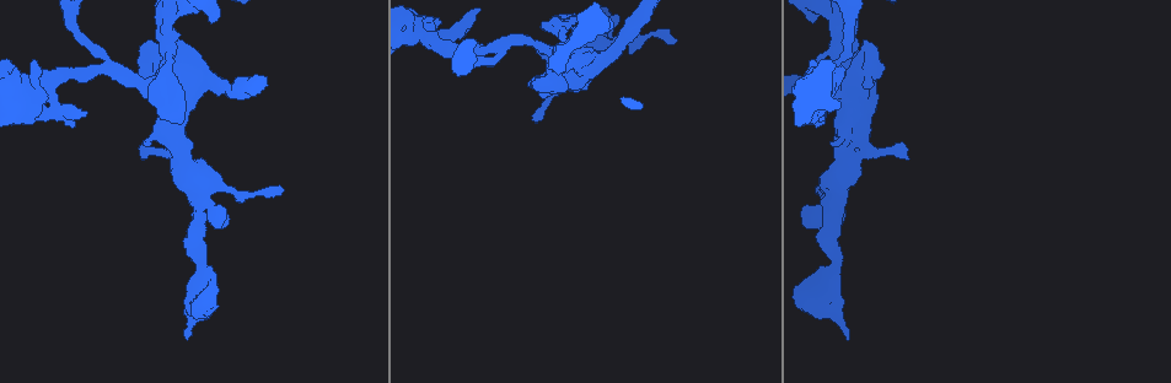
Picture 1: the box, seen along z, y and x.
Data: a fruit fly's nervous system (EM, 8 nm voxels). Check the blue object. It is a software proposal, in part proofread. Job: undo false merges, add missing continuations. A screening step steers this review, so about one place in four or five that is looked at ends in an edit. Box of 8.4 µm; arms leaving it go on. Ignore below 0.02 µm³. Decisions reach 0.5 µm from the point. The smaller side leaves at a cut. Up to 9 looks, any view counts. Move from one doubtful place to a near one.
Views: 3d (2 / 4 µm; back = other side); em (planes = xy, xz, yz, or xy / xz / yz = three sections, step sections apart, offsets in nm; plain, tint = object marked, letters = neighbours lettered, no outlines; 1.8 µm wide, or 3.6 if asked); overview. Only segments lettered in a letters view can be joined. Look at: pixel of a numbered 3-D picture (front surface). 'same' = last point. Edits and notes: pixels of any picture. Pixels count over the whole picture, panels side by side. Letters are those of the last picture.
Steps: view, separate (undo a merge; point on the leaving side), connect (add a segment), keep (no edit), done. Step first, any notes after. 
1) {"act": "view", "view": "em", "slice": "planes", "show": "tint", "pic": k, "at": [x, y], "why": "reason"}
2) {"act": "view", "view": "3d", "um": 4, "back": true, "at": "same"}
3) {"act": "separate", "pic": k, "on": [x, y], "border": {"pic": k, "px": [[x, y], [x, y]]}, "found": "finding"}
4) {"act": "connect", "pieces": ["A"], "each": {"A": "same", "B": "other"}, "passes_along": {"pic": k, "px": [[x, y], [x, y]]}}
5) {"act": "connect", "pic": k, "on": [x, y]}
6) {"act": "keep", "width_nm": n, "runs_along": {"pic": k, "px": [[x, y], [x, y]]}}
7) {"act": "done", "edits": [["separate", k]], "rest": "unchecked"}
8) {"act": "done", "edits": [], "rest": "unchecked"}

{"act": "view", "view": "3d", "um": 2, "pic": 1, "at": [181, 131], "why": "thick turns thin"}

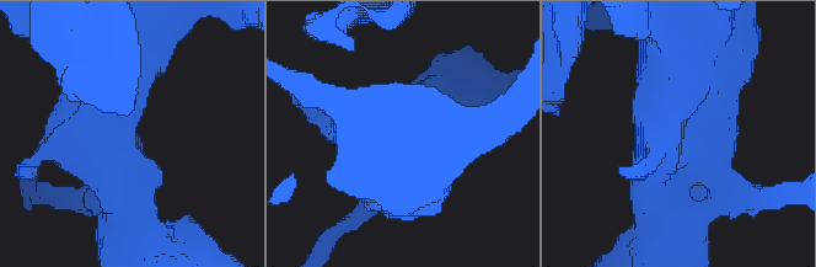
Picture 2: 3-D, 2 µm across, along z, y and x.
{"act": "view", "view": "em", "slice": "xz", "step": 8, "show": "tint", "pic": 2, "at": [121, 131], "arms": 3, "arm_widths_nm": [220, 240, 650], "why": "now the EM"}

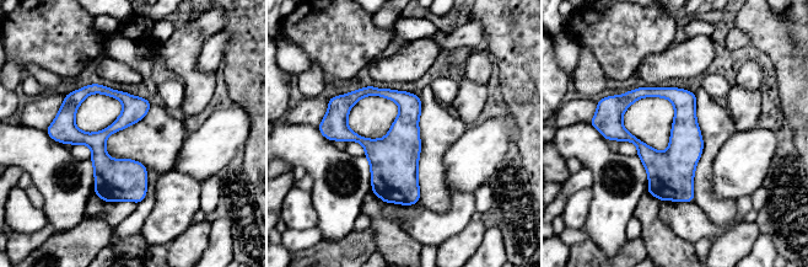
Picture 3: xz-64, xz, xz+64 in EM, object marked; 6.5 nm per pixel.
{"act": "view", "view": "em", "slice": "planes", "show": "letters", "at": "same"}

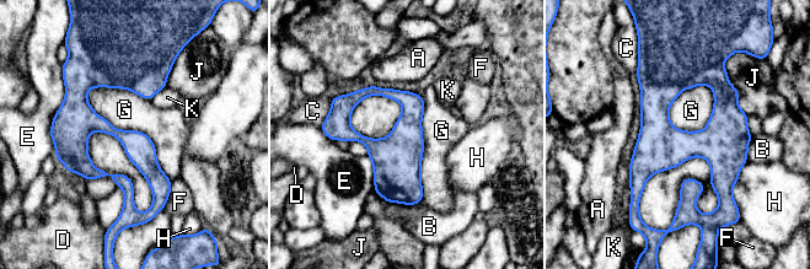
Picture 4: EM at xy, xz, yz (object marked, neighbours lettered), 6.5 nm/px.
{"act": "keep", "each": {"A": "other", "B": "other", "C": "other", "D": "other", "E": "other", "F": "other", "G": "other", "H": "other", "J": "other", "K": "other"}, "border": {"pic": 4, "px": [[708, 85], [671, 103], [672, 127]]}, "found": "all the same neuron"}

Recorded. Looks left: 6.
{"act": "view", "view": "3d", "um": 2, "pic": 1, "at": [829, 219], "why": "branch point"}

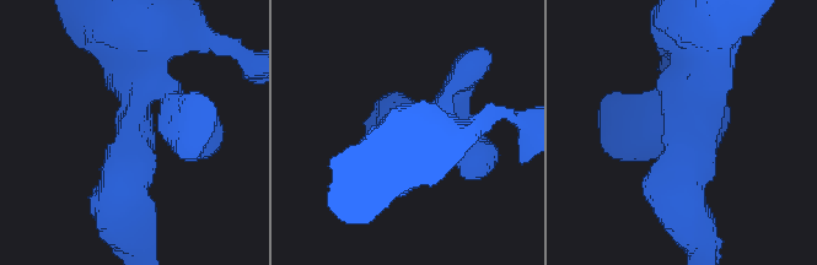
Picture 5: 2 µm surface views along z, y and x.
{"act": "view", "view": "em", "slice": "xz", "step": 16, "show": "tint", "pic": 5, "at": [687, 132], "why": "now the EM"}

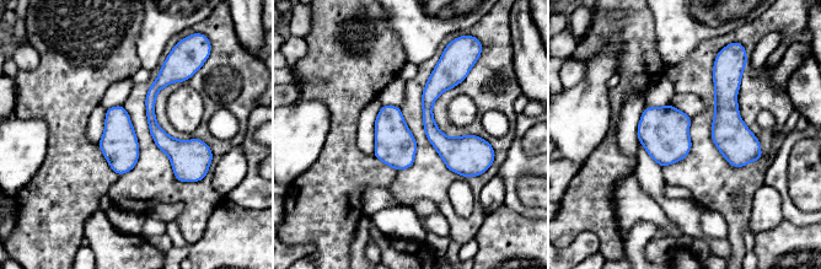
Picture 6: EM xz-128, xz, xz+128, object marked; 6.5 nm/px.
{"act": "view", "view": "em", "slice": "xz", "step": 16, "show": "letters", "at": "same", "why": "what lies round it"}

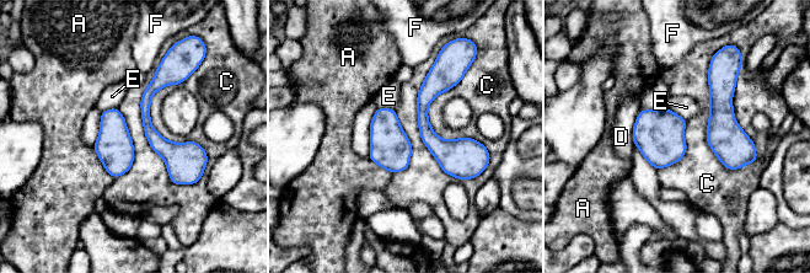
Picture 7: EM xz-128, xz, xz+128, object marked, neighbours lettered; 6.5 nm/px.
{"act": "keep", "width_nm": 200, "each": {"A": "other", "C": "other", "D": "other", "E": "other", "F": "other"}, "border": {"pic": 7, "px": [[711, 59], [707, 144], [738, 170]]}, "found": "continuous, no second neuron"}

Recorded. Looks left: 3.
{"act": "view", "view": "em", "um": 3.6, "slice": "planes", "show": "letters", "pic": 1, "at": [29, 95], "why": "calibre changes"}

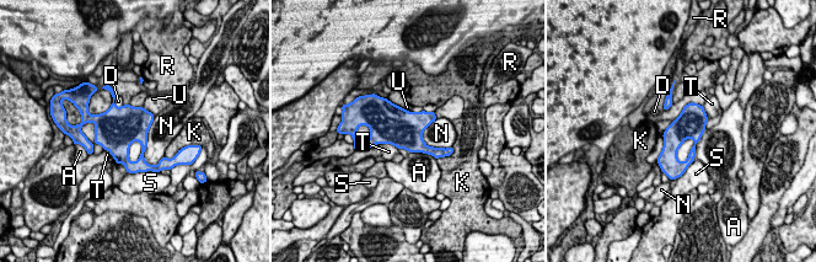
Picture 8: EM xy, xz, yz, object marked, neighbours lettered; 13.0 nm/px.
{"act": "keep", "each": {"A": "other", "D": "other", "K": "other", "N": "other", "R": "other", "S": "other", "T": "other", "U": "other"}, "border": {"pic": 8, "px": [[674, 121], [662, 134]]}, "found": "continuous, no second neuron"}

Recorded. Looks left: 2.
{"act": "done", "edits": [], "rest": "unchecked"}

